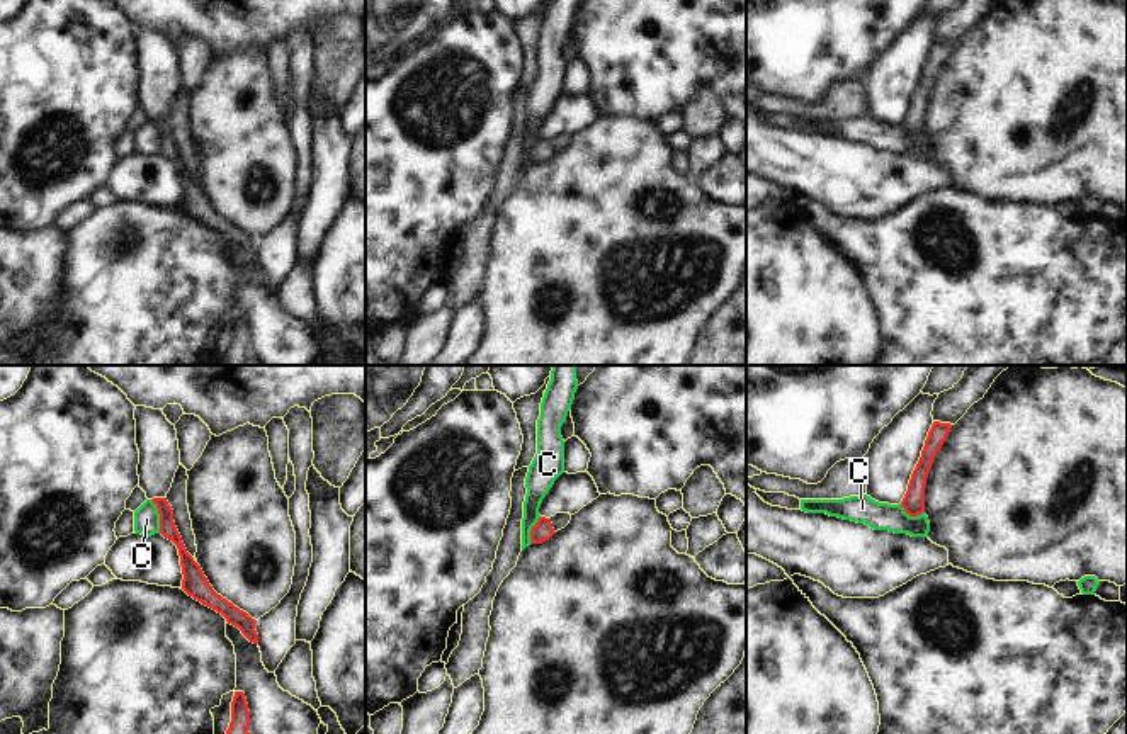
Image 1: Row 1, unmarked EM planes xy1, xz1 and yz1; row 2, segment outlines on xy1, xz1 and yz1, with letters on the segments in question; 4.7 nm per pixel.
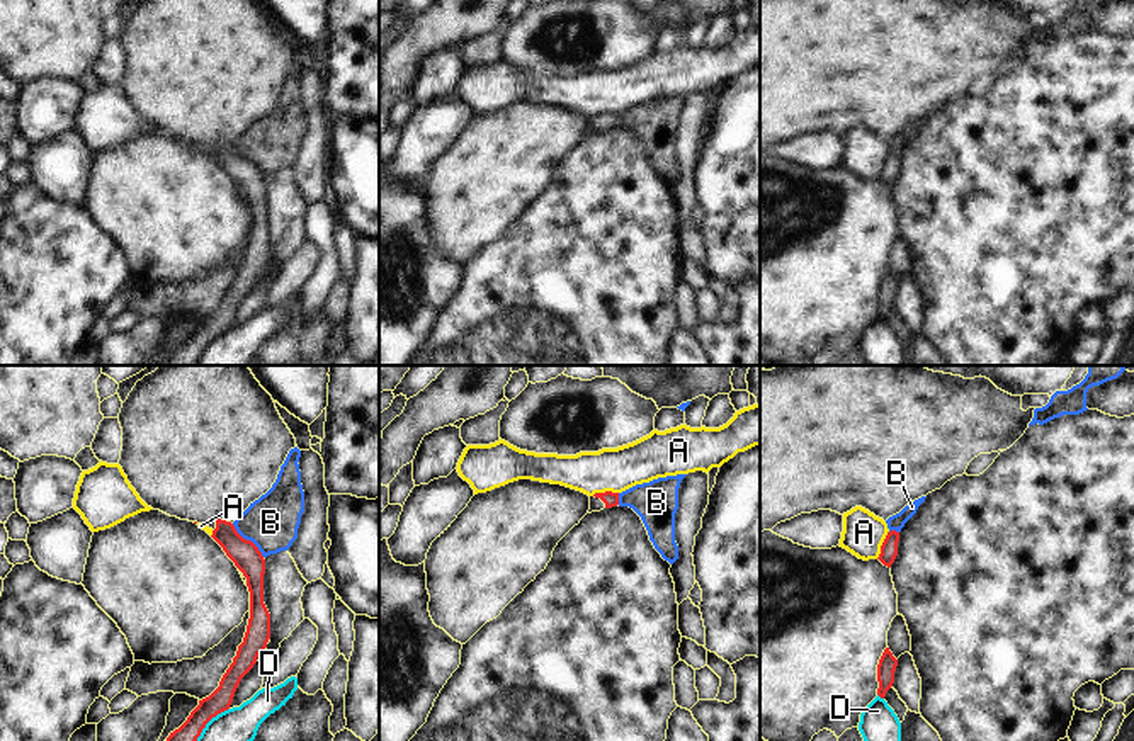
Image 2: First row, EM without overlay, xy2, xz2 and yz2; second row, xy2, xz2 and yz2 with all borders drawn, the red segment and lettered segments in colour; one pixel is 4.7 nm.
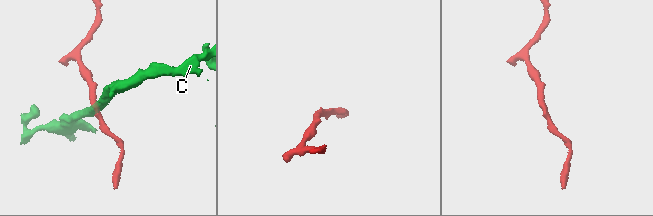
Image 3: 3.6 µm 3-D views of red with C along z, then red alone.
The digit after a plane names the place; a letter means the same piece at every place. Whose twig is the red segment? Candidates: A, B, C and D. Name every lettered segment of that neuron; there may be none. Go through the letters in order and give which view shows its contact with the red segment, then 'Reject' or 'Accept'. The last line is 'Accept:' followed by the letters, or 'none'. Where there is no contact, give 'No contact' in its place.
A: Touches red in yz2. Reject
B: Touches red in xy2. Reject
C: Touches red in xy1. Reject
D: Touches red in xy2. Reject
Accept: none.

